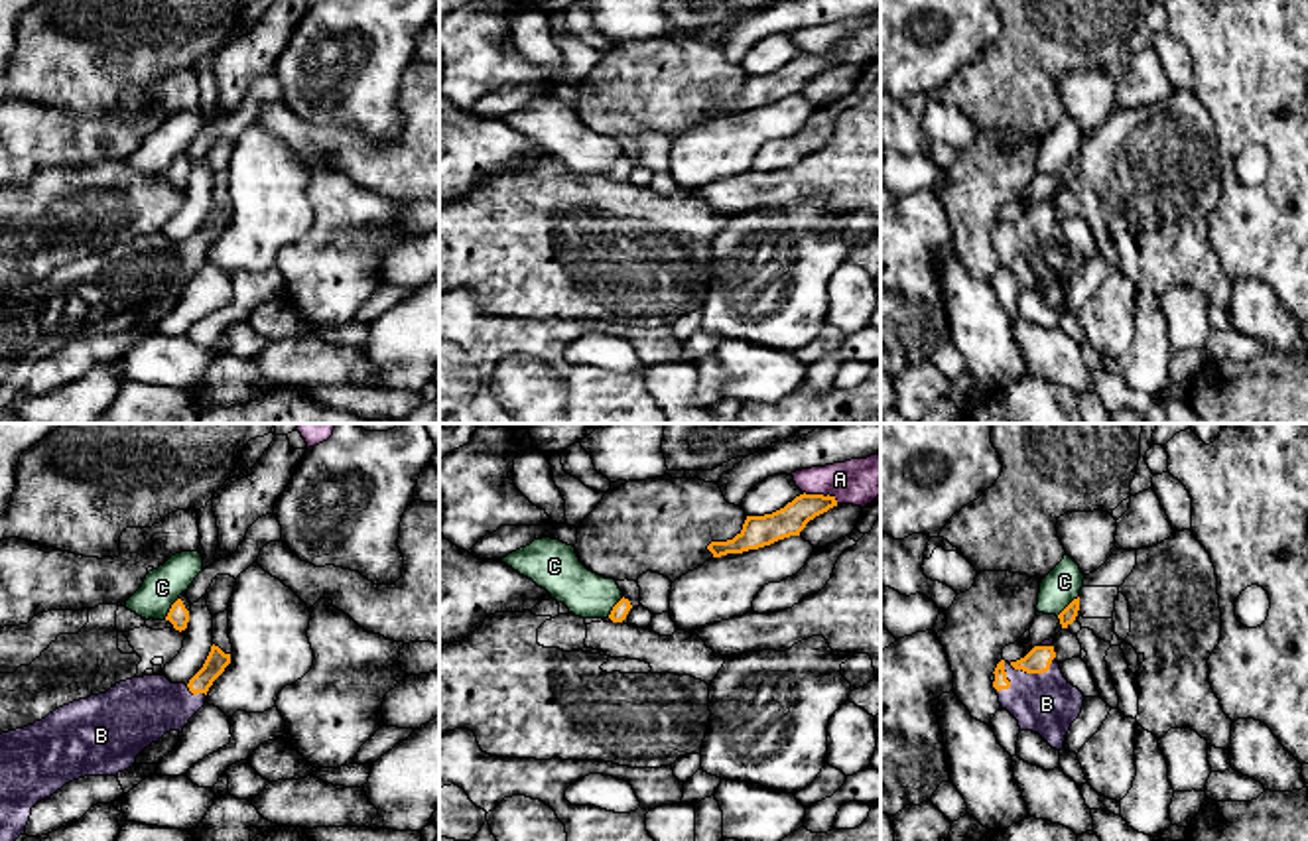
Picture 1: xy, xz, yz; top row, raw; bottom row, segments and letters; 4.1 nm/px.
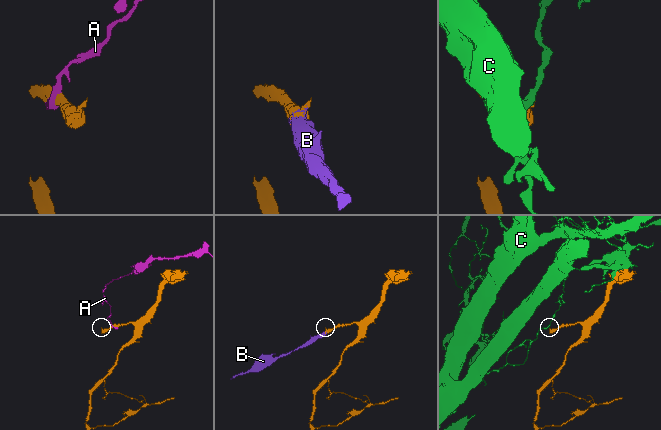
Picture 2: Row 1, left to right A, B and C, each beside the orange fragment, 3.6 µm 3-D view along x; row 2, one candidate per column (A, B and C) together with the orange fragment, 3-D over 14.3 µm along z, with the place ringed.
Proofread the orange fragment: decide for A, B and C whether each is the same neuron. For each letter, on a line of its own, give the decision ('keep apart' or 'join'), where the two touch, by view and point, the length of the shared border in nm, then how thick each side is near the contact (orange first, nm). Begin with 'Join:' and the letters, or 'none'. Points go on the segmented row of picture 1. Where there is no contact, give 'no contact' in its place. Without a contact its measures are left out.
Join: B
A: keep apart | xz (822, 495) | 150 nm | 120/190 nm
B: join | yz (1035, 672) | 190 nm | 100/240 nm
C: keep apart | yz (1068, 605) | 130 nm | 70/150 nm

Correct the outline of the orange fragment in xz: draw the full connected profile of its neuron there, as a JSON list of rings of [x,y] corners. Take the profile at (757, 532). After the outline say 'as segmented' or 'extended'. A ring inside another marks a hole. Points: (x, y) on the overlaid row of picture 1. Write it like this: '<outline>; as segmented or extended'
[[[804,492],[772,514],[747,516],[743,530],[733,540],[711,542],[707,550],[713,557],[721,557],[727,553],[758,550],[790,536],[800,536],[810,520],[833,506],[837,506],[835,496]]]; as segmented

